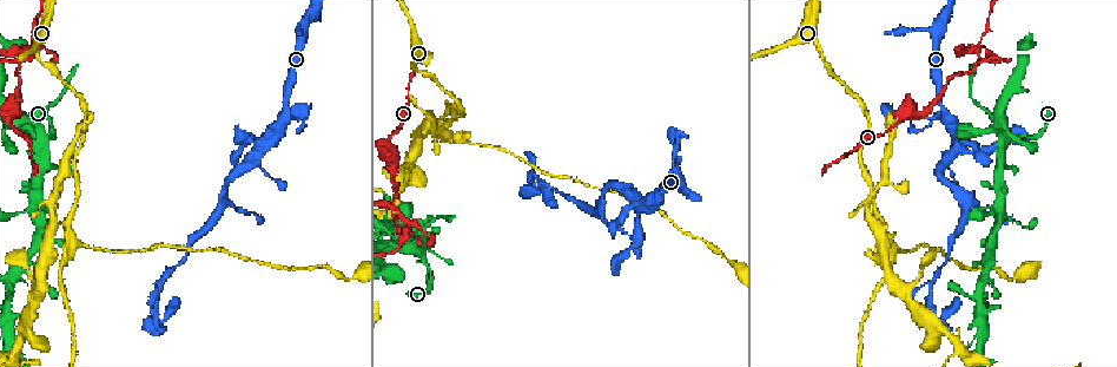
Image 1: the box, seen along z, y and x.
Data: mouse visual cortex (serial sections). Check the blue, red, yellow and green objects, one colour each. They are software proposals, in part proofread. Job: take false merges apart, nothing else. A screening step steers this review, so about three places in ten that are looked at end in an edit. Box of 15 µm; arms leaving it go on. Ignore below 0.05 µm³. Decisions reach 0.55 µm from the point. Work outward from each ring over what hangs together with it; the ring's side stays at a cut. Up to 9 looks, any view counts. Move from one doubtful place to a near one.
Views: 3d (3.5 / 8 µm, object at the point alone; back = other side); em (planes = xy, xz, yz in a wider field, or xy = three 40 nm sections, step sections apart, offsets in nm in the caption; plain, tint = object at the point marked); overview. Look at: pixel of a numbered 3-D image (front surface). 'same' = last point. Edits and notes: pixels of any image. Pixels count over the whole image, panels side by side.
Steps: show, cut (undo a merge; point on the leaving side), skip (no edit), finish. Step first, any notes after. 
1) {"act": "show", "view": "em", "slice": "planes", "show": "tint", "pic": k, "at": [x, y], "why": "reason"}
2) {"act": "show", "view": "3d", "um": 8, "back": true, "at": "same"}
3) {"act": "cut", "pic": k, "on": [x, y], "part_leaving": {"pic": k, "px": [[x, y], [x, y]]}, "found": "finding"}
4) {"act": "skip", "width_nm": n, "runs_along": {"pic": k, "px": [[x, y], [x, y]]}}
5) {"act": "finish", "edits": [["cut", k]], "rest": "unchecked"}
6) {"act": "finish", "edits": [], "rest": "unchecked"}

{"act": "show", "view": "3d", "um": 3.5, "pic": 1, "at": [388, 151]}

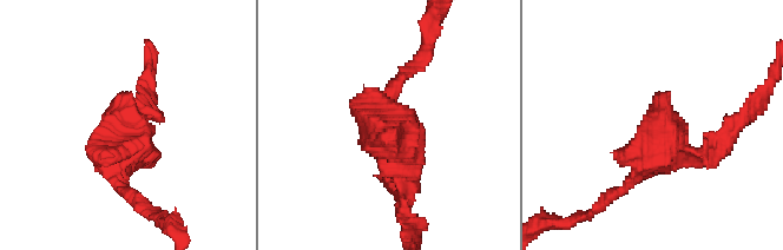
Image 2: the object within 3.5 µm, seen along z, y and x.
{"act": "show", "view": "em", "slice": "xy", "step": 1, "show": "tint", "pic": 2, "at": [383, 129]}

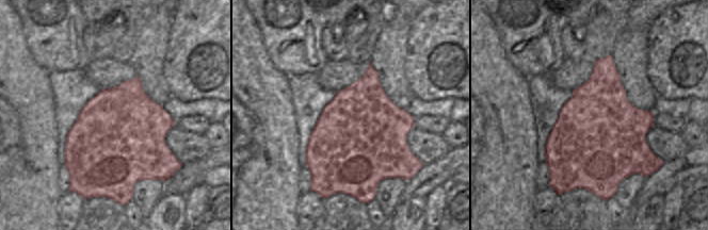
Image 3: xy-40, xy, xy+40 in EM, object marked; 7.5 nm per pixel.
{"act": "skip", "found": "continuous, no second cell"}

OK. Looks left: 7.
{"act": "show", "view": "em", "slice": "xy", "step": 5, "show": "tint", "pic": 1, "at": [399, 229]}

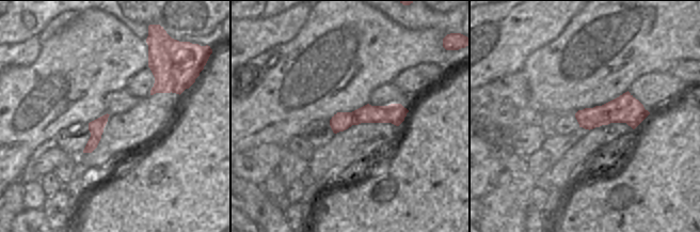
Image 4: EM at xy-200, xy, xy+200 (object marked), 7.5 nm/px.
{"act": "show", "view": "3d", "um": 3.5, "at": "same", "why": "see where the arms go"}

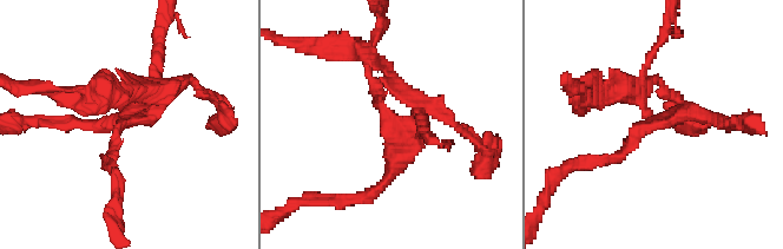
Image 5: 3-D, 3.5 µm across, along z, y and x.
{"act": "cut", "pic": 5, "on": [662, 94], "arms": 3, "part_leaving": {"pic": 5, "px": [[639, 102], [637, 91], [585, 94]]}, "found": "two cells meet here"}

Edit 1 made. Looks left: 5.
{"act": "show", "view": "3d", "um": 3.5, "pic": 1, "at": [990, 113]}

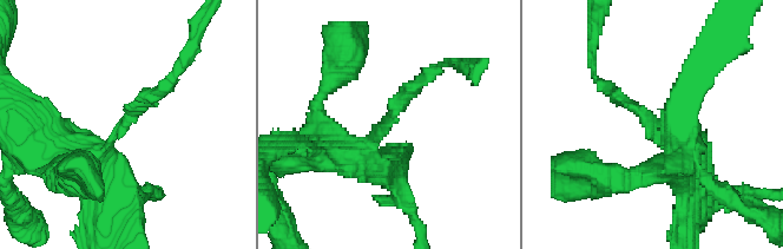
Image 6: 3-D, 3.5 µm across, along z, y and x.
{"act": "show", "view": "em", "slice": "xy", "step": 3, "show": "tint", "pic": 6, "at": [117, 131], "arm_widths_nm": [200, 400], "why": "need the tissue"}

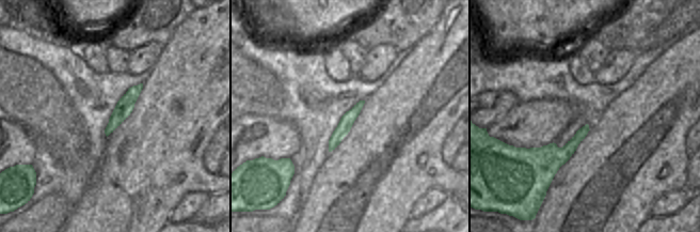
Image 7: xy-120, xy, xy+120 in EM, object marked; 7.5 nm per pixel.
{"act": "show", "view": "em", "slice": "xy", "step": 5, "show": "tint", "at": "same"}

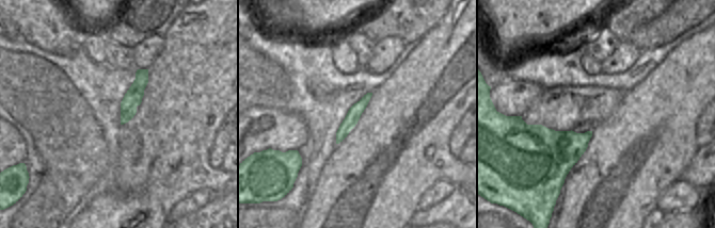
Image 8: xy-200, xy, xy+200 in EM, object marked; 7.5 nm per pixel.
{"act": "skip", "runs_along": {"pic": 6, "px": [[698, 172], [643, 113], [607, 89]]}, "found": "all the same cell"}

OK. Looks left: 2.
{"act": "show", "view": "3d", "um": 8, "pic": 1, "at": [453, 132]}

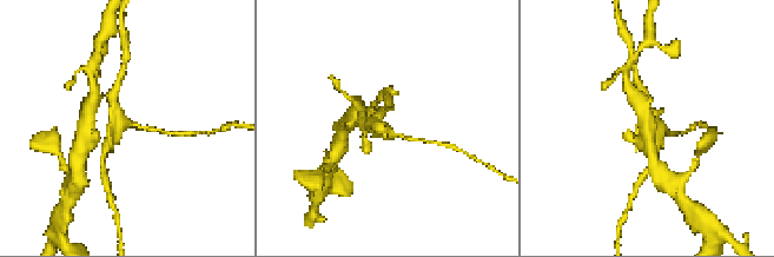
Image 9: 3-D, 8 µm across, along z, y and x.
{"act": "show", "view": "em", "slice": "xy", "step": 5, "show": "tint", "pic": 9, "at": [118, 123], "why": "shape alone is not enough"}

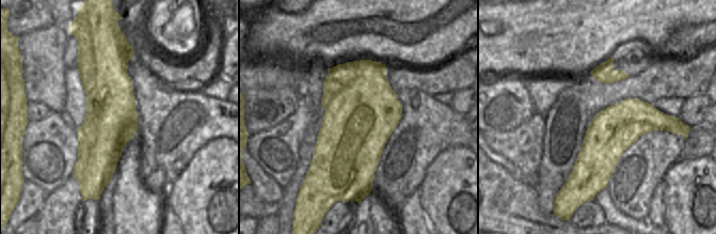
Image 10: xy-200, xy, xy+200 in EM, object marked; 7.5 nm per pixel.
{"act": "skip", "found": "continuous, no second cell"}

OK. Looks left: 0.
{"act": "finish", "edits": [["cut", 5]], "rest": "unchecked"}

